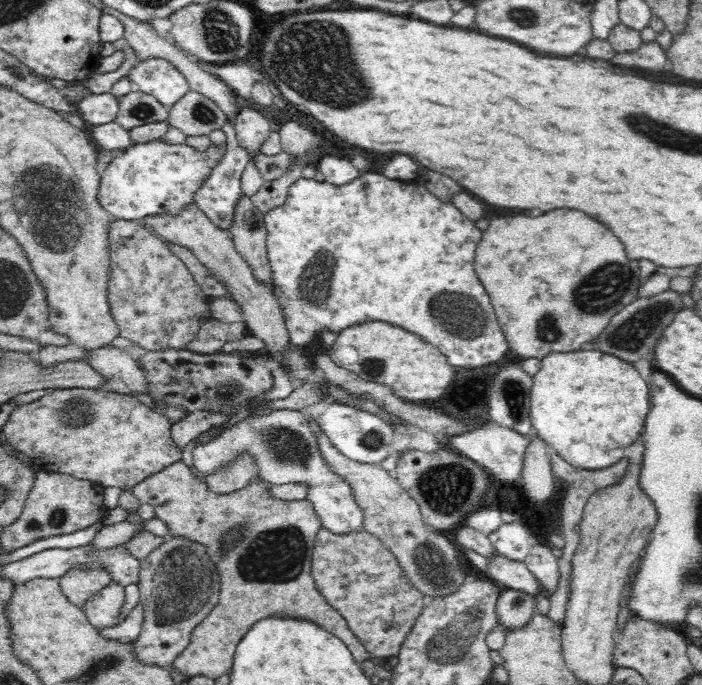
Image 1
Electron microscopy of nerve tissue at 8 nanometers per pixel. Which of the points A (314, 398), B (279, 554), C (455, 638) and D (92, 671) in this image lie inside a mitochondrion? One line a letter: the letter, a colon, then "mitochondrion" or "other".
A: other
B: mitochondrion
C: mitochondrion
D: mitochondrion

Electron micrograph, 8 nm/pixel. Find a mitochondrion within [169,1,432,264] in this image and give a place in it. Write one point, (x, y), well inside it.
(316, 57)

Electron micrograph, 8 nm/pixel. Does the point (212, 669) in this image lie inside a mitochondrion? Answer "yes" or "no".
no

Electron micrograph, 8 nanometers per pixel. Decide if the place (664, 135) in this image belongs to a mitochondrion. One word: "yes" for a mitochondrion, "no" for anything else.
yes

